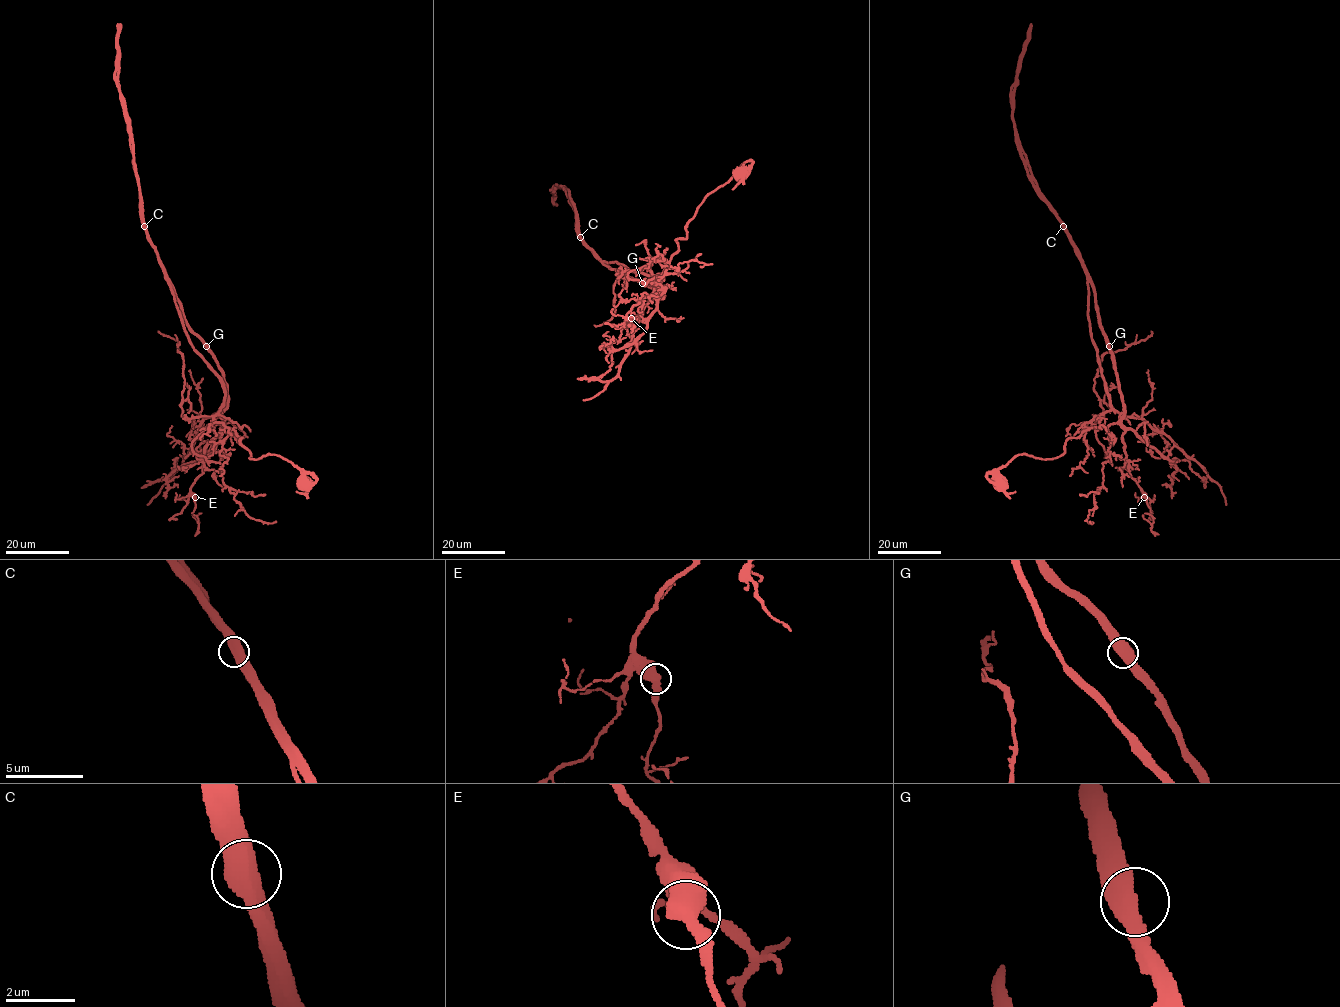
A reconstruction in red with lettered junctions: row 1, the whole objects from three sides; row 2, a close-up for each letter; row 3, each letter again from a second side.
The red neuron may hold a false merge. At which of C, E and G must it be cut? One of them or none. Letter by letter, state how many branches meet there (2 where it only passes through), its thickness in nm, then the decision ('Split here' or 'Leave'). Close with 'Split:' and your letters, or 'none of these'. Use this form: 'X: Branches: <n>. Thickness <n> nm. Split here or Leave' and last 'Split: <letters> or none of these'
C: Branches: 2. Thickness 600 nm. Split here
E: Branches: 2. Thickness 550 nm. Leave
G: Branches: 2. Thickness 550 nm. Leave
Split: C

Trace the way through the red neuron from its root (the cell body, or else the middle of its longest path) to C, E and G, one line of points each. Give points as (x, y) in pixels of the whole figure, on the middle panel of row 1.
C: (741, 175), (712, 191), (688, 223), (686, 237), (676, 239), (658, 285), (661, 298), (609, 267), (580, 236)
E: (741, 175), (705, 197), (686, 237), (676, 239), (658, 296), (638, 300), (631, 318)
G: (741, 175), (712, 191), (688, 223), (686, 237), (676, 239), (658, 285), (662, 297), (642, 283)

